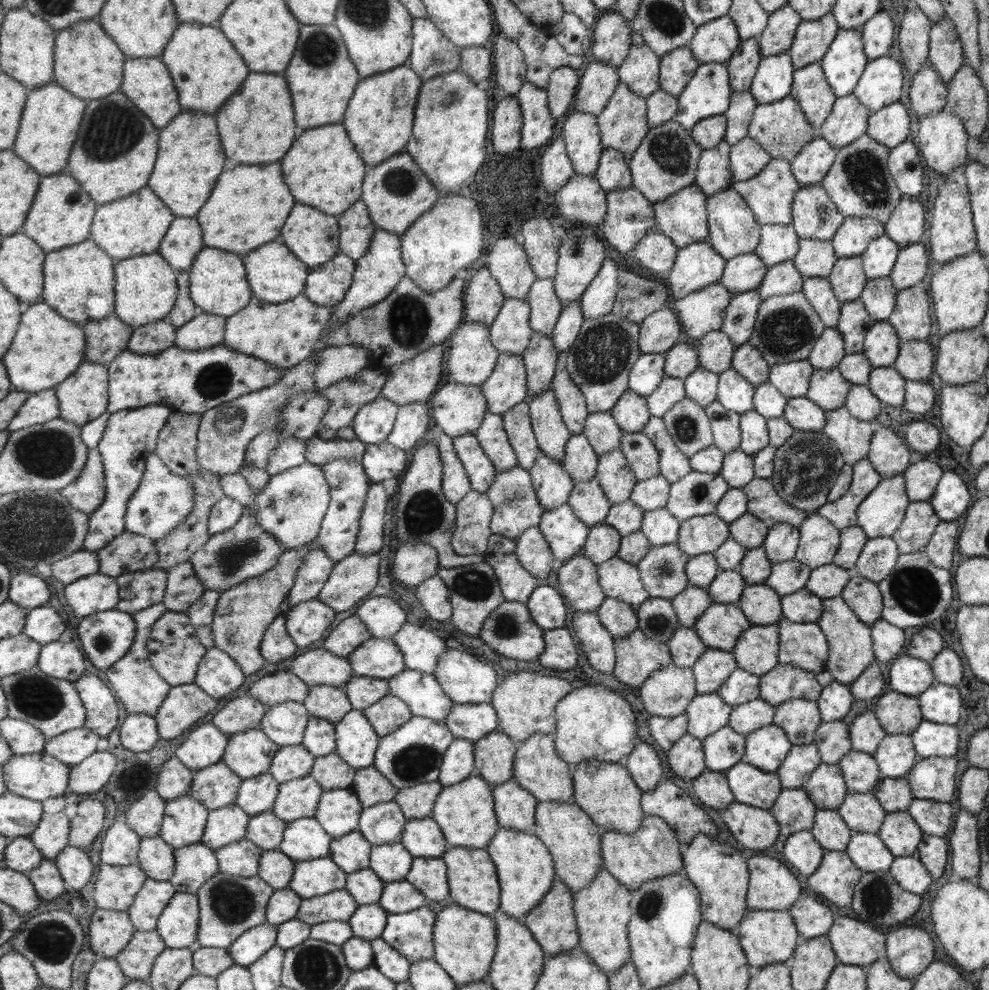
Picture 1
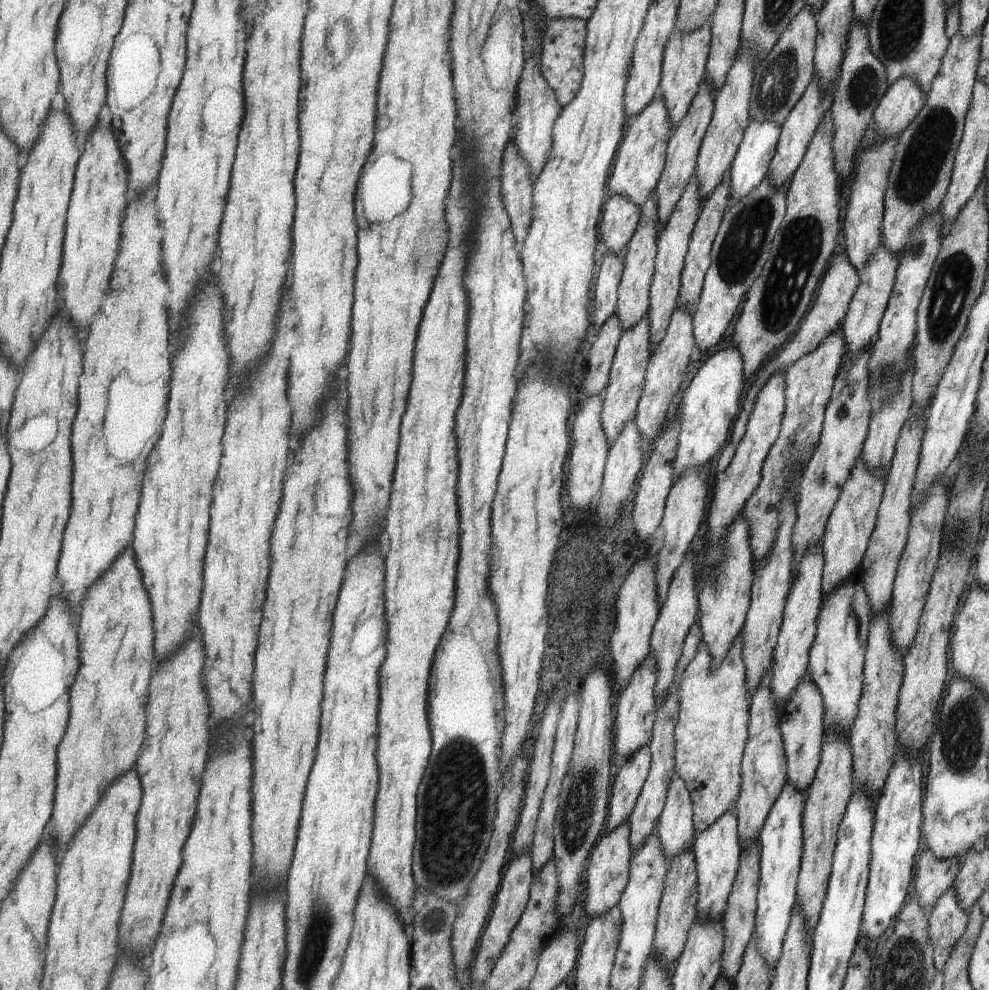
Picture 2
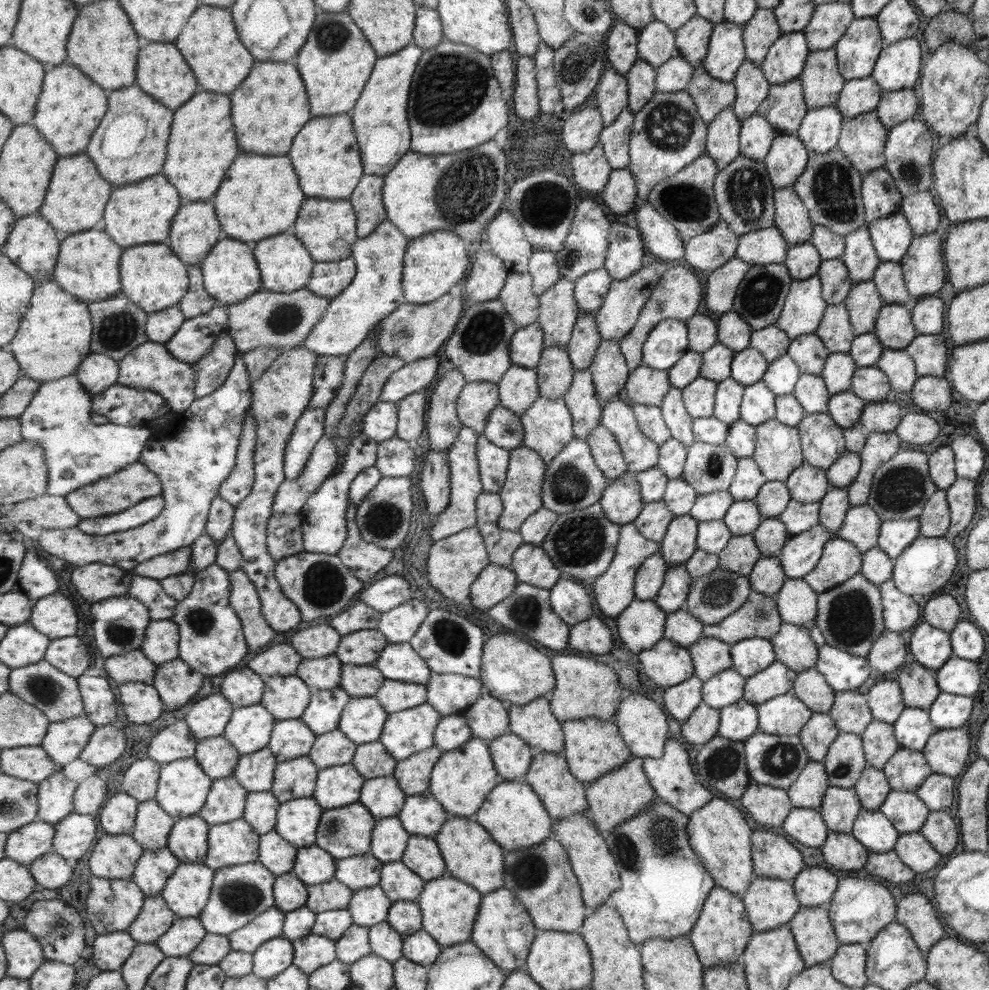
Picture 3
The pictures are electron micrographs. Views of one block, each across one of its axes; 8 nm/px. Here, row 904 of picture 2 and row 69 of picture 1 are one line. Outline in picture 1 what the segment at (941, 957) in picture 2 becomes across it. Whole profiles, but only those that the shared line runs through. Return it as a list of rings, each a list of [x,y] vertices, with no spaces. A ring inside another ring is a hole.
[[[945,16],[938,22],[932,23],[928,34],[928,48],[926,60],[931,62],[931,67],[935,69],[941,82],[949,83],[961,67],[964,56],[957,31]]]

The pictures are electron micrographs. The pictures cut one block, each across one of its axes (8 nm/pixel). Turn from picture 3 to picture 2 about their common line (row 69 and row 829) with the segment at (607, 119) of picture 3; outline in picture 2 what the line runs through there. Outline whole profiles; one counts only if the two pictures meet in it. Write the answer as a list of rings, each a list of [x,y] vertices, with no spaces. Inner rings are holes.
[[[649,745],[620,764],[619,771],[615,773],[612,806],[609,806],[610,832],[632,817],[651,770],[652,751]]]

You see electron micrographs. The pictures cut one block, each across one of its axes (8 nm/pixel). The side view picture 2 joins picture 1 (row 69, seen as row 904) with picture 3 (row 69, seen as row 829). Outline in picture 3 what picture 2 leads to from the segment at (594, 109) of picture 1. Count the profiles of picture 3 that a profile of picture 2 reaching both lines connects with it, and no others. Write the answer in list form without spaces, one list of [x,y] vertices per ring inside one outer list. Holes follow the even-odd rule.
[[[618,20],[617,26],[610,31],[609,63],[620,74],[626,76],[636,65],[640,58],[640,32],[641,30],[630,26],[623,20]]]

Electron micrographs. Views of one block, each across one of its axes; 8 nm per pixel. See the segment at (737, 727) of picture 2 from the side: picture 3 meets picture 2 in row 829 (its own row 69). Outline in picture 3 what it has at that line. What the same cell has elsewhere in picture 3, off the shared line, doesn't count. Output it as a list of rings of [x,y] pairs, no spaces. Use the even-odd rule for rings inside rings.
[[[701,65],[694,68],[687,91],[693,99],[696,113],[706,124],[710,123],[720,110],[730,108],[735,101],[734,84],[712,78]]]

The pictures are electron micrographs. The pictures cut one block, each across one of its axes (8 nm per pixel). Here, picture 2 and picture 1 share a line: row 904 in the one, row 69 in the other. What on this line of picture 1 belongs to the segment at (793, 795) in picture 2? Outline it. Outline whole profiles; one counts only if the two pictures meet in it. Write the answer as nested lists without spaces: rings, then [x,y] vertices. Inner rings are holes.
[[[788,53],[762,58],[748,90],[756,104],[769,104],[787,97],[792,84],[793,66]]]

